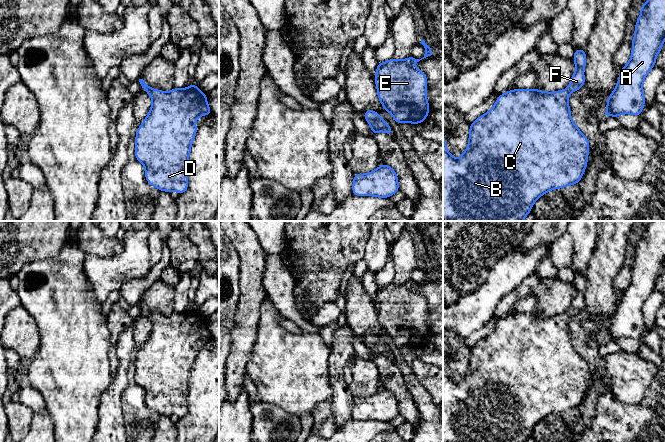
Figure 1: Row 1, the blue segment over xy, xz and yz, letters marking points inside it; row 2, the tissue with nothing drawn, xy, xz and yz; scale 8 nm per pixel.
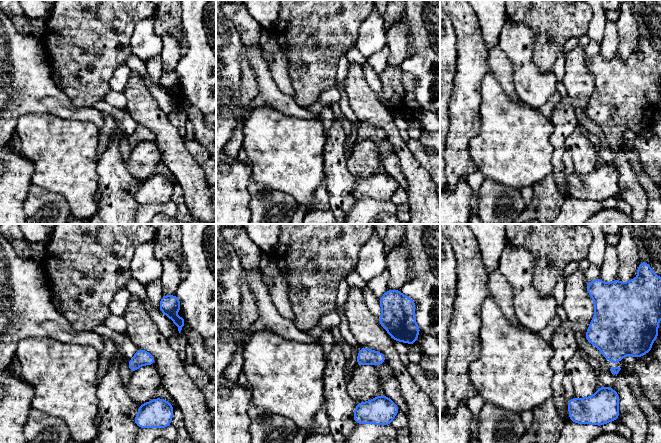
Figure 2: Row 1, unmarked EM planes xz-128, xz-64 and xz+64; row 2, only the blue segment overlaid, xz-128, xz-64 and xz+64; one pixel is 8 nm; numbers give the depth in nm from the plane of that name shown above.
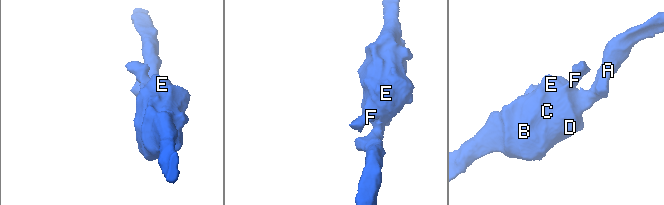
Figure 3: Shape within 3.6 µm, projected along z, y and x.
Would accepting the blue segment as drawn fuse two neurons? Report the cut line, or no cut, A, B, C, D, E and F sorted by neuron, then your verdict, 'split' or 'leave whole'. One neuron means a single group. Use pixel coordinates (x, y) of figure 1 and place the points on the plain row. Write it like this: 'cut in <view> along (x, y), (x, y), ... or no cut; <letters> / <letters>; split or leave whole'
no cut; A B C D E F; leave whole

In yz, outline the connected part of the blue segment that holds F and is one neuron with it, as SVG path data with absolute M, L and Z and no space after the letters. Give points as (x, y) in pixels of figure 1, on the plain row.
M575 274L572 282L576 294L572 299L569 311L555 316L545 316L538 313L514 313L507 315L496 323L496 327L487 337L478 341L470 349L468 370L459 383L455 383L446 373L446 362L443 361L443 442L525 442L532 433L535 425L552 413L560 413L579 407L587 391L589 364L582 358L571 343L568 322L571 316L578 315L585 309L584 292L586 290L586 275Z

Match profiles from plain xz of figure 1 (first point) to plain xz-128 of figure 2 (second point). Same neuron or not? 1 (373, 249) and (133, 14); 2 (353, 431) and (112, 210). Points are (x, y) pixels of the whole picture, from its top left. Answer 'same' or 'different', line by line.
1: different
2: different

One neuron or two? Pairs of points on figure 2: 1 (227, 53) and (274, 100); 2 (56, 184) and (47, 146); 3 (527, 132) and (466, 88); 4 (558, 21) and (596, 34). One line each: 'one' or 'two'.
1: one
2: one
3: two
4: two

